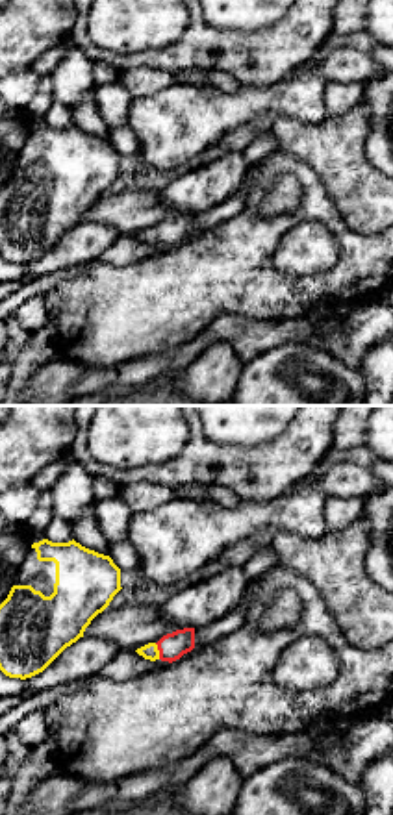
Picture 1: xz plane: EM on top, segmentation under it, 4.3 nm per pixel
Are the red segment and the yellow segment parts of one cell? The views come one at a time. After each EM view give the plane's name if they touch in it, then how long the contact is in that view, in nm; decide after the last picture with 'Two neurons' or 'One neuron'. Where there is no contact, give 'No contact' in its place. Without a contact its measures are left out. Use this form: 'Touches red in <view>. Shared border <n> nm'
Touches red in xz. Shared border 80 nm

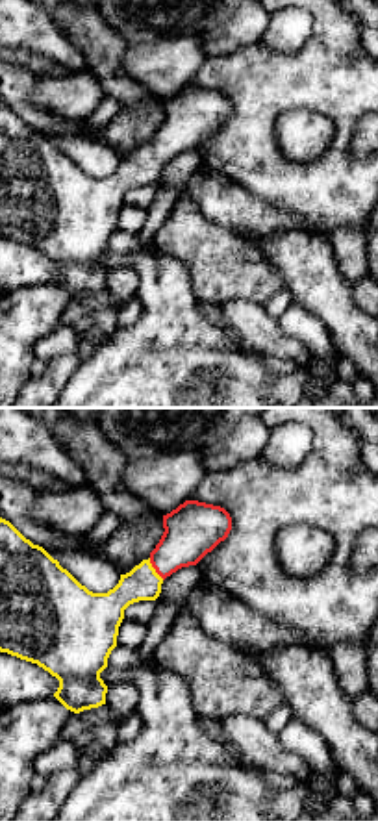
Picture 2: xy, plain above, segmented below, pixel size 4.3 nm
Touches red in xy. Shared border 120 nm

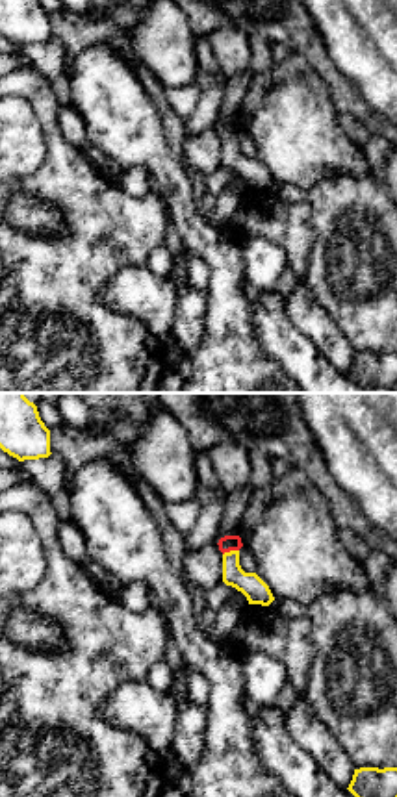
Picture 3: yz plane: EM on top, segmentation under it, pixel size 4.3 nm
Touches red in yz. Shared border 80 nm

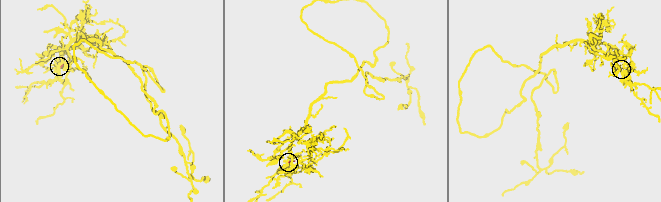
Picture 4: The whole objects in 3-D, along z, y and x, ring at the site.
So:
One neuron

